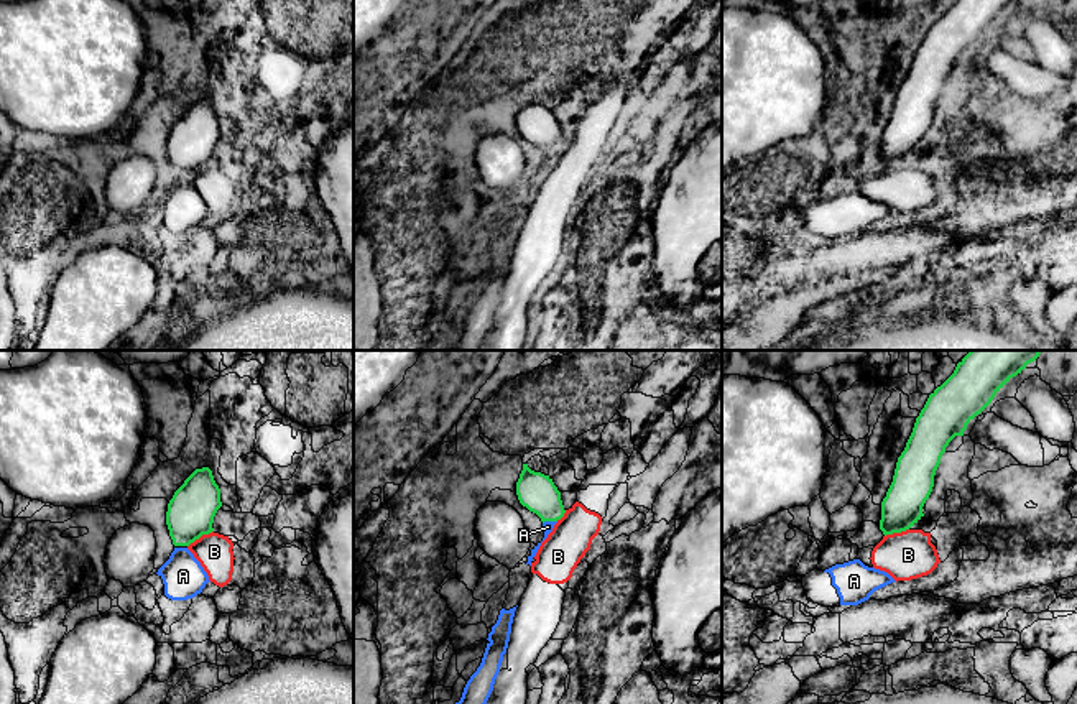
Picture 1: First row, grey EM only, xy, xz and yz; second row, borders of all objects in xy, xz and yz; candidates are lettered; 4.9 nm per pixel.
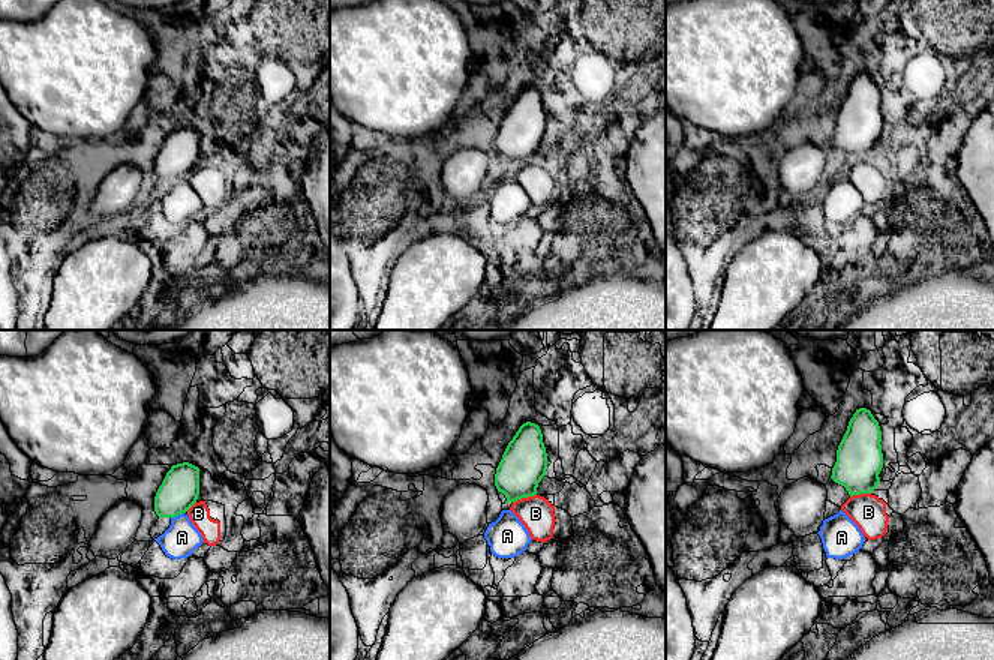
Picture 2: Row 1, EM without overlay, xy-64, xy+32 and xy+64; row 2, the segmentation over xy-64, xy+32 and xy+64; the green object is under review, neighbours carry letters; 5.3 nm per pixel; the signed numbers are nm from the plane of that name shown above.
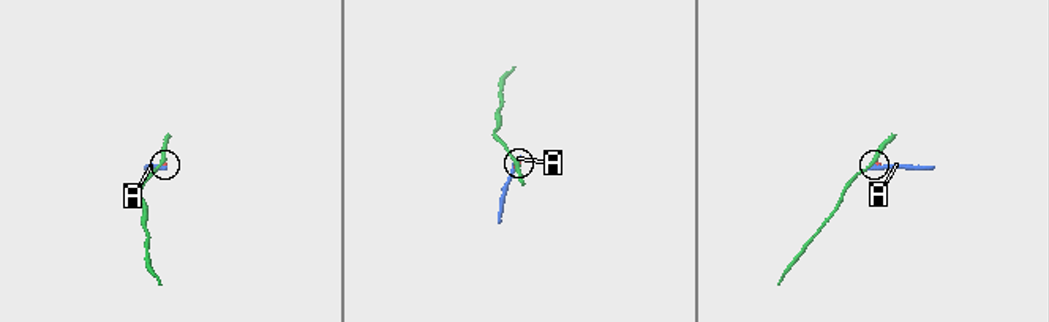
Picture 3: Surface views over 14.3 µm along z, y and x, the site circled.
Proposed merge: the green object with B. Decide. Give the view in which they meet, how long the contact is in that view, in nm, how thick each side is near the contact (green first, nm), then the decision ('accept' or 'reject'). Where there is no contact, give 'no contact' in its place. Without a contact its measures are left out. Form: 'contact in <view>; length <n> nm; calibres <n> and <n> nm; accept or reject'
contact in xy; length 150 nm; calibres 240 and 180 nm; reject

